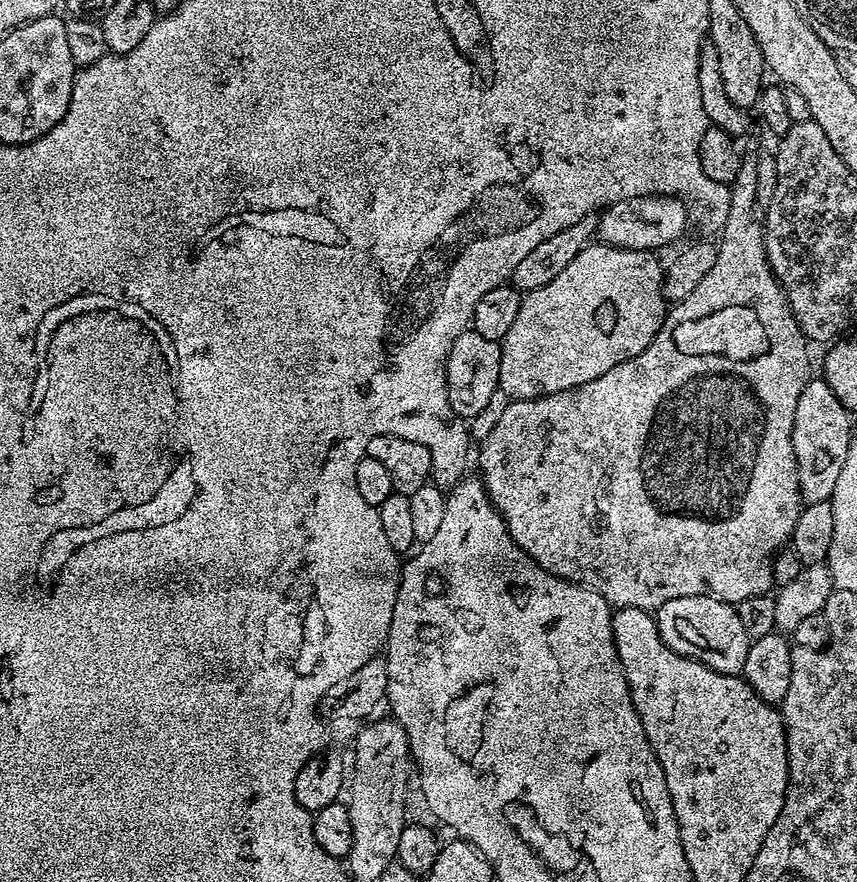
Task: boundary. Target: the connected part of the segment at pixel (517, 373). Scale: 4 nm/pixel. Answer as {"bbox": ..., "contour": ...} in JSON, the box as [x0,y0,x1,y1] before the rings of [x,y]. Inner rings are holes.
{"bbox":[499,242,666,400],"contour":[[[592,242],[584,247],[577,257],[566,266],[562,274],[558,274],[552,282],[540,289],[525,291],[518,306],[518,315],[514,317],[514,326],[510,326],[510,334],[506,334],[506,338],[500,344],[502,366],[500,367],[499,391],[503,395],[505,392],[512,400],[536,400],[539,396],[558,394],[562,390],[582,386],[594,378],[602,378],[602,374],[606,374],[606,370],[614,370],[614,366],[618,366],[618,362],[626,362],[630,358],[642,354],[642,350],[646,350],[646,346],[650,346],[650,342],[658,334],[666,315],[666,297],[663,293],[666,268],[663,263],[660,265],[660,260],[656,256],[659,255],[652,250],[644,252],[629,248],[611,248],[609,244]]]}

